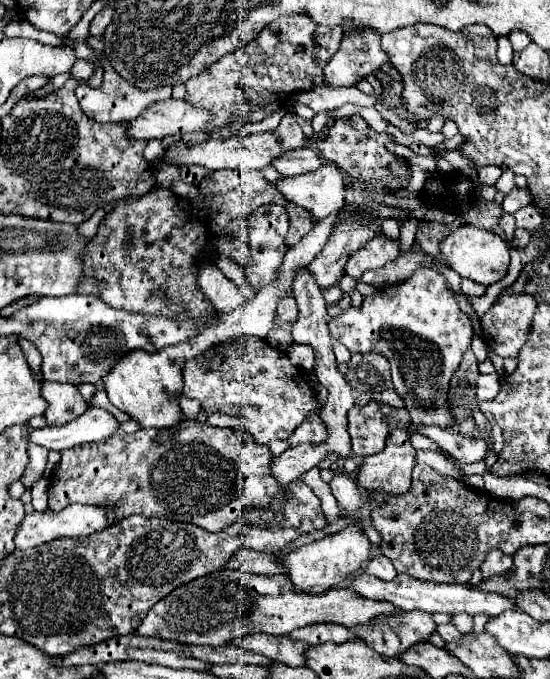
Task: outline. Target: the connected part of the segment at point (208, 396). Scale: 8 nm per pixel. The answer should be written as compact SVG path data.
M240 336L238 344L228 340L224 354L224 362L218 370L208 370L204 354L188 360L184 366L182 394L196 398L202 408L218 408L222 414L234 414L232 404L238 404L244 414L244 426L256 442L268 444L272 440L288 440L310 412L318 412L322 408L314 390L304 382L306 374L292 366L284 352L270 346L266 348L260 338Z

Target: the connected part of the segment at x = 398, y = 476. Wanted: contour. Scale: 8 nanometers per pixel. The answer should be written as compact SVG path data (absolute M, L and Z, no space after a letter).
M396 428L388 436L384 452L364 458L356 482L368 492L404 494L410 488L414 466L416 450L410 444L410 432L406 428Z

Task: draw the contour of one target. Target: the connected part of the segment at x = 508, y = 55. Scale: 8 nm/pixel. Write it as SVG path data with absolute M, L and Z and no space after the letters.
M508 36L498 38L498 60L500 60L500 64L510 64L512 56L514 56L514 52L512 52L512 44L510 44Z

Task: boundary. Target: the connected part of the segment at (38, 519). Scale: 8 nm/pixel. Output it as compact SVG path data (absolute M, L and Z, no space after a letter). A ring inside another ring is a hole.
M72 504L72 506L66 506L64 510L60 512L52 512L52 510L42 510L42 512L30 512L24 516L20 528L16 530L16 536L14 536L14 544L18 550L28 550L28 548L34 548L34 546L40 546L44 542L50 542L54 538L64 538L64 536L88 536L92 532L98 532L98 530L104 530L108 526L108 520L106 520L106 512L104 508L96 508L96 506L80 506L80 504Z

